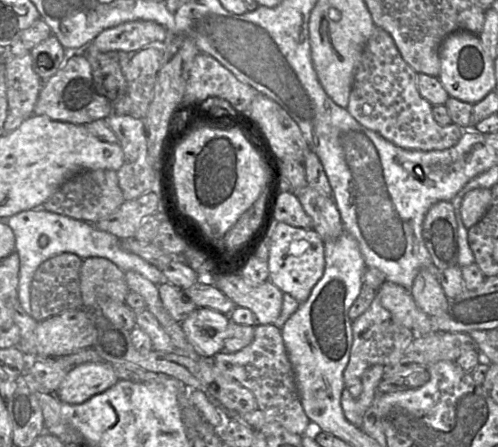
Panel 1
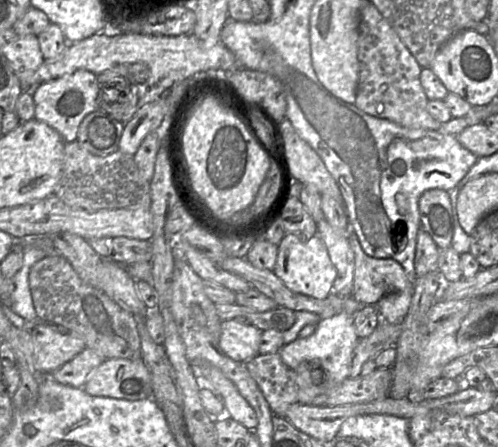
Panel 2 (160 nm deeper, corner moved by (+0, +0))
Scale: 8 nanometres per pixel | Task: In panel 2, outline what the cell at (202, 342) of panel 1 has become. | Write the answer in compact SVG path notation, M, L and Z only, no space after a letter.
M234 319L222 321L219 346L232 360L245 363L259 354L261 334L254 325L243 325Z

